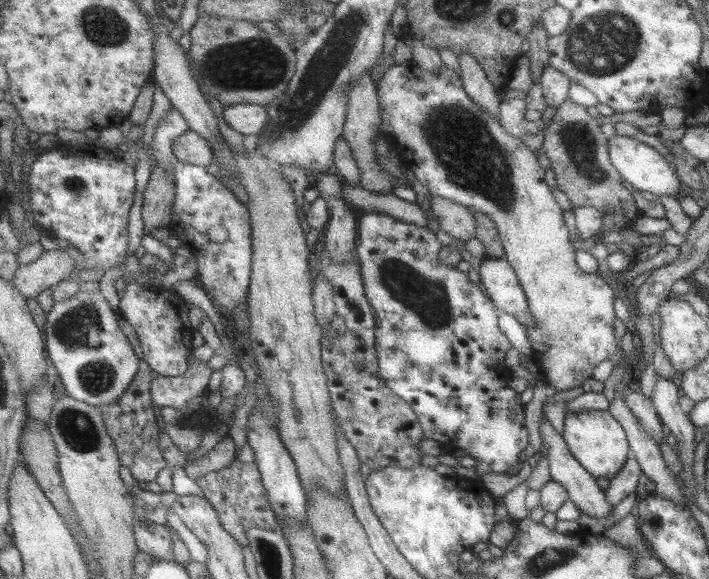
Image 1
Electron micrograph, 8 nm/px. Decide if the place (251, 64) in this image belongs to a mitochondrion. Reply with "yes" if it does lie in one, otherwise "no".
yes

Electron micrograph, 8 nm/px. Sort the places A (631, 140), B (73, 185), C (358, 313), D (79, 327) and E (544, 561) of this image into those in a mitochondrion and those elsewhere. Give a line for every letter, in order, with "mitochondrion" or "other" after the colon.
A: other
B: mitochondrion
C: other
D: mitochondrion
E: mitochondrion

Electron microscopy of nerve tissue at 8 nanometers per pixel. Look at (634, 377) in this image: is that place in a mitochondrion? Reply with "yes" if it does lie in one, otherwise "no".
no

